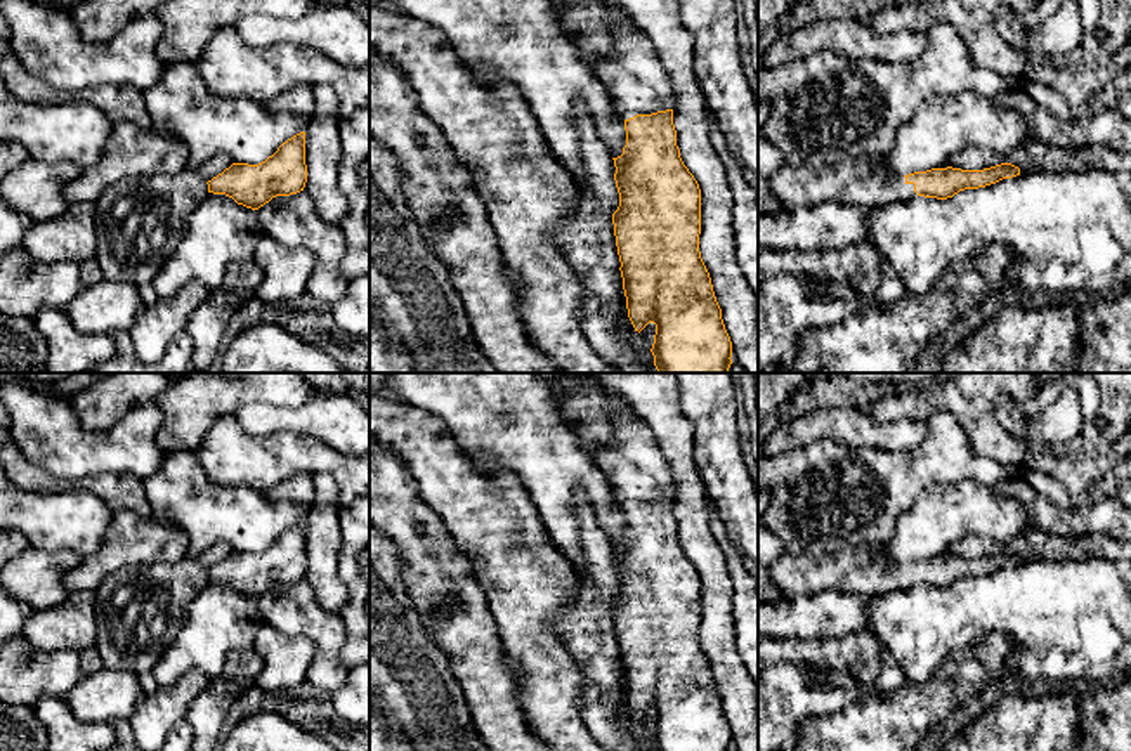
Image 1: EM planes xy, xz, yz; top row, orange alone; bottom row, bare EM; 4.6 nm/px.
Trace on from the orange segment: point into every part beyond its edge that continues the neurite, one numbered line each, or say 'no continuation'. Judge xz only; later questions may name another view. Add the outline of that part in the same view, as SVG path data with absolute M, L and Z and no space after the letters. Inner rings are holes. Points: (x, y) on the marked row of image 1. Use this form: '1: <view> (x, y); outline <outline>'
1: xz (634, 75); outline M598 0L612 12L611 31L616 45L597 69L614 111L621 120L673 109L670 80L650 40L631 17L607 0Z

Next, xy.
no continuation

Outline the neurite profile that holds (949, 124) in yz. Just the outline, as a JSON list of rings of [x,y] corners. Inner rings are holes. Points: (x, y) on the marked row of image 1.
[[[963,92],[925,102],[911,121],[900,125],[895,146],[879,160],[890,172],[909,175],[942,168],[966,147],[1008,153],[1027,139],[1029,123],[1022,114],[997,109],[992,99],[975,92]]]

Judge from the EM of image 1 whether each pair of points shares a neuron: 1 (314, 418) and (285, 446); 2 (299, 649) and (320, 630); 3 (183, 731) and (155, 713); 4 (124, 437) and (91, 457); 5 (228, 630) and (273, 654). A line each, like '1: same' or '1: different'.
1: different
2: different
3: different
4: same
5: different

